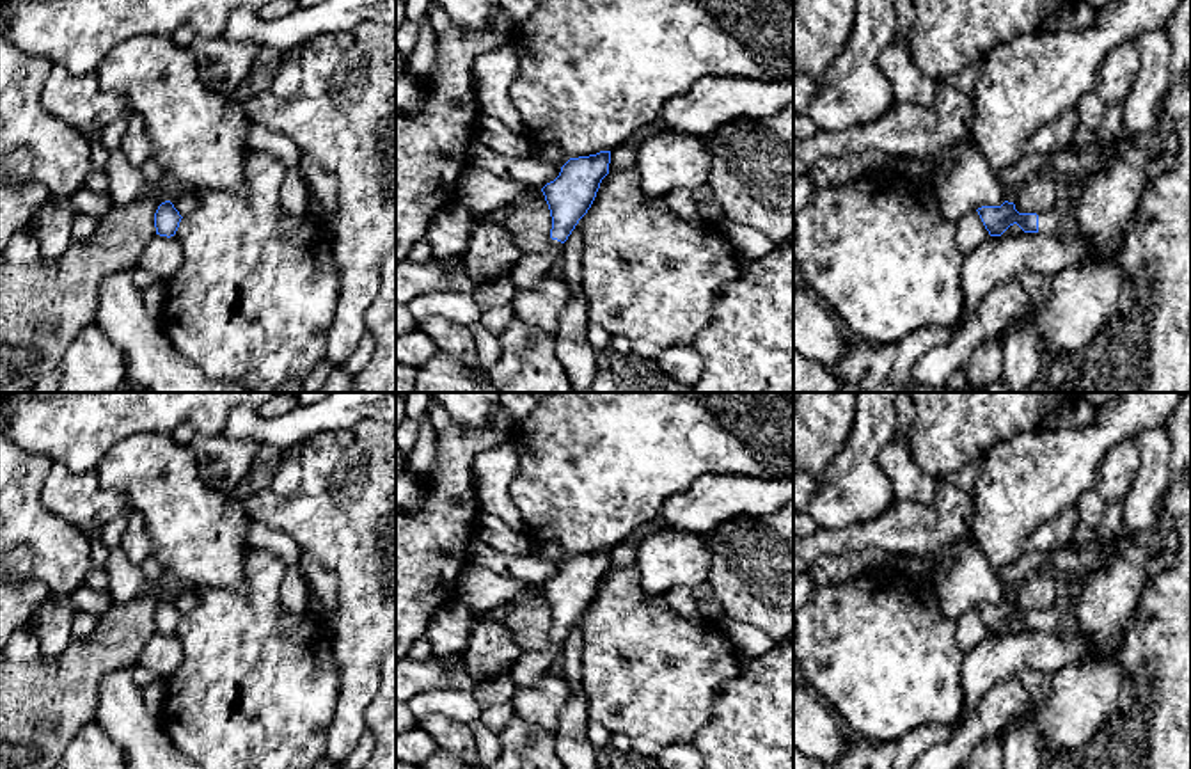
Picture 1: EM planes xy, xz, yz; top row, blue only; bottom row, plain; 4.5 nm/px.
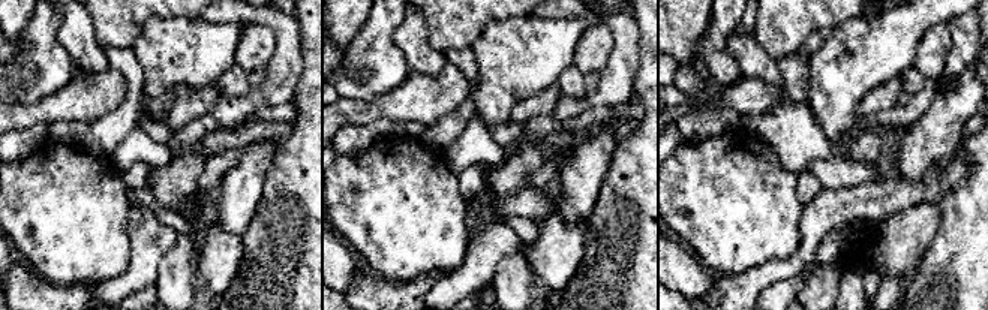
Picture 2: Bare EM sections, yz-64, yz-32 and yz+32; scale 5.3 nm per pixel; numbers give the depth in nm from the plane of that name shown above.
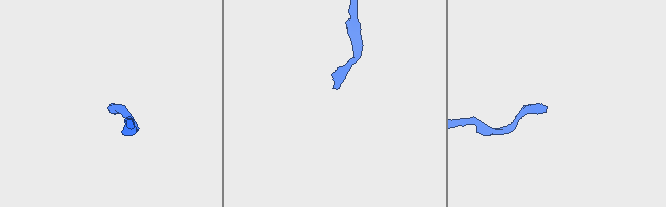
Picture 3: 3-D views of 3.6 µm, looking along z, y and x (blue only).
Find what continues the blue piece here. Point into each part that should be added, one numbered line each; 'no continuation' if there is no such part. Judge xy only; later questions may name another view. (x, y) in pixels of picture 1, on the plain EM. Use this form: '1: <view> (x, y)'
no continuation

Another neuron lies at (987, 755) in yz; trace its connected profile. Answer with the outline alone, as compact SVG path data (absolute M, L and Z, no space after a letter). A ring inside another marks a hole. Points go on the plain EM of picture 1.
M1001 733L978 744L962 765L964 769L1003 769Z

